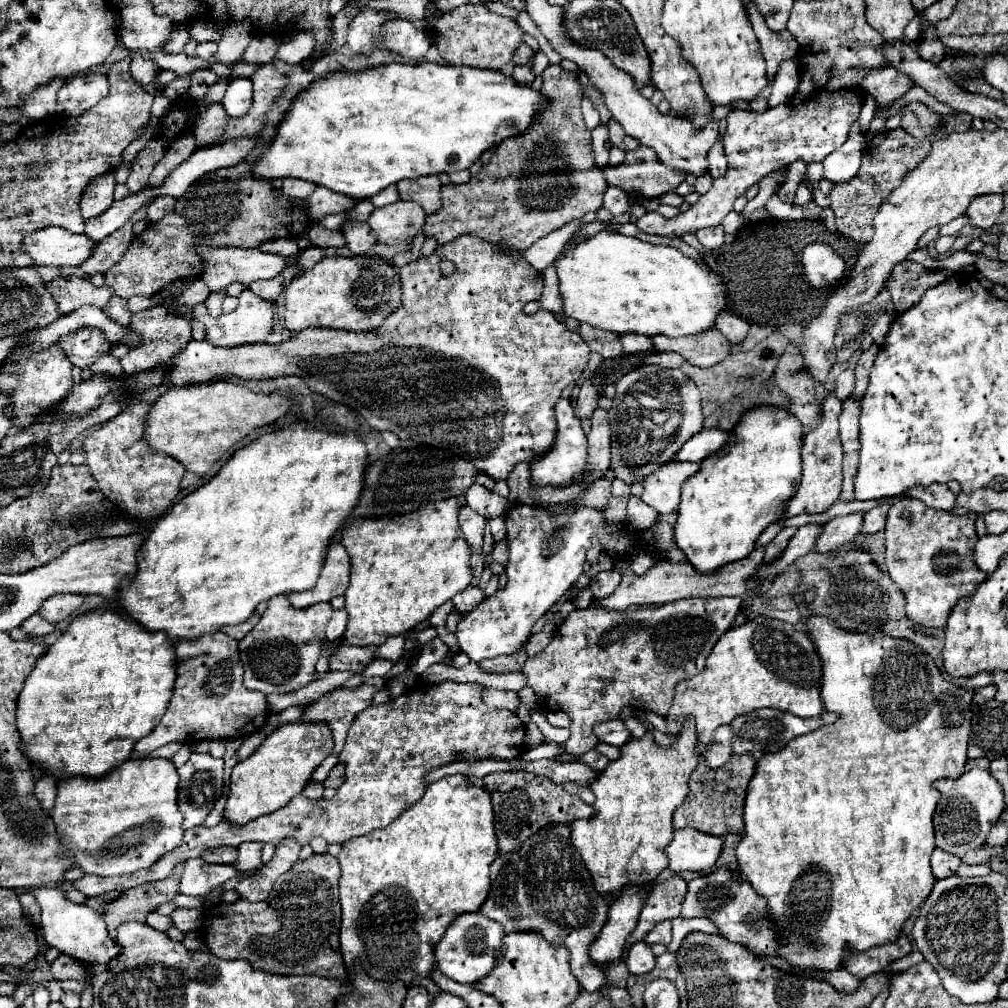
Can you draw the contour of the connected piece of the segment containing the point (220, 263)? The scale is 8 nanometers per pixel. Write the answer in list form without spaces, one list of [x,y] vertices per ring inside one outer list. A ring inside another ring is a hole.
[[[199,247],[197,253],[205,259],[205,271],[201,275],[201,281],[205,281],[211,291],[219,291],[233,281],[249,285],[255,279],[273,279],[273,277],[281,275],[281,271],[287,265],[297,265],[297,261],[291,259],[291,257],[281,257],[281,255],[275,255],[275,253],[263,253],[259,249],[235,249],[235,247],[209,249],[209,247]]]

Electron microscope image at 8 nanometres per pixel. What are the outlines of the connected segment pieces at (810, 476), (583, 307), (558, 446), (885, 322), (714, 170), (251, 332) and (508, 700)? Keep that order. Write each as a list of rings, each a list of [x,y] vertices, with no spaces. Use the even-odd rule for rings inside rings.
[[[829,393],[827,399],[821,403],[821,423],[809,431],[803,439],[803,449],[801,449],[801,461],[803,461],[803,475],[801,475],[801,481],[787,505],[787,511],[783,513],[783,517],[769,525],[759,541],[757,541],[757,547],[765,547],[769,545],[769,541],[783,529],[783,523],[785,519],[789,517],[795,517],[795,515],[801,515],[801,513],[807,513],[807,515],[813,515],[813,513],[825,513],[837,499],[839,499],[839,493],[841,493],[841,483],[843,483],[843,473],[841,473],[841,461],[843,461],[843,449],[841,449],[841,439],[839,439],[839,413],[841,413],[841,401],[835,397],[835,393]]]
[[[603,231],[581,245],[569,247],[567,253],[555,261],[555,267],[559,275],[559,293],[563,297],[563,313],[577,319],[579,323],[589,323],[595,329],[611,331],[615,335],[637,333],[647,337],[681,337],[691,333],[703,333],[715,327],[717,315],[727,305],[725,285],[721,277],[705,263],[697,263],[675,247],[651,245],[619,233]]]
[[[559,397],[559,401],[555,401],[555,415],[557,415],[557,441],[555,441],[553,449],[549,449],[545,455],[537,457],[529,465],[533,485],[567,487],[571,483],[583,481],[583,471],[585,471],[585,465],[587,465],[587,437],[581,429],[579,419],[575,419],[575,415],[573,415],[571,399]]]
[[[883,313],[883,315],[873,323],[869,335],[873,337],[873,343],[875,343],[875,345],[883,345],[885,337],[887,337],[887,331],[889,331],[889,327],[891,327],[891,321],[893,321],[893,315]]]
[[[717,141],[715,147],[711,147],[709,151],[709,161],[711,161],[711,177],[723,177],[723,173],[727,171],[727,157],[723,151],[723,141]]]
[[[245,289],[239,295],[239,307],[233,313],[221,315],[221,317],[209,317],[205,307],[197,305],[193,309],[193,315],[197,319],[205,321],[205,341],[209,341],[217,347],[239,347],[239,345],[265,343],[265,339],[267,339],[267,335],[271,333],[271,327],[273,327],[273,307],[275,307],[275,301],[263,299],[263,297],[255,295],[253,291]]]
[[[485,687],[481,691],[481,699],[489,707],[509,709],[509,711],[515,711],[519,707],[519,703],[521,703],[521,699],[519,699],[519,695],[515,691],[499,691],[499,689],[491,689],[491,687]]]

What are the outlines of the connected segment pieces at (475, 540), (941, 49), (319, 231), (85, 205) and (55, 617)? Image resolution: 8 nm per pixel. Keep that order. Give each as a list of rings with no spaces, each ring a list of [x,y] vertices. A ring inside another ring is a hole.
[[[463,507],[459,511],[459,525],[461,531],[467,539],[467,543],[473,549],[473,581],[471,585],[479,585],[479,577],[483,571],[483,557],[481,557],[481,547],[483,547],[483,529],[485,529],[485,517],[475,513],[471,507]]]
[[[921,19],[921,26],[927,28],[925,31],[925,37],[923,41],[919,41],[919,55],[925,59],[925,61],[935,61],[939,65],[939,61],[947,55],[945,51],[945,45],[939,41],[939,37],[935,35],[935,27],[926,21]]]
[[[311,225],[311,229],[307,229],[307,237],[315,247],[345,247],[343,235],[339,231],[329,231],[319,225]]]
[[[105,173],[101,177],[95,177],[81,197],[81,215],[85,219],[99,217],[113,205],[113,191],[115,191],[115,177],[113,173]]]
[[[71,593],[55,595],[43,603],[39,613],[51,623],[59,623],[65,617],[69,617],[71,613],[75,613],[83,605],[83,601],[85,601],[83,595],[71,595]]]

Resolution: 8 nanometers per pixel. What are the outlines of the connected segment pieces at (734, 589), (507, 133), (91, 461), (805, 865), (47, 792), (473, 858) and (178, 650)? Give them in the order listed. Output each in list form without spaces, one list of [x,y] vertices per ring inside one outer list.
[[[753,549],[749,553],[749,557],[723,565],[713,573],[699,573],[695,571],[689,563],[673,563],[673,561],[659,561],[655,563],[647,575],[635,575],[631,571],[631,567],[627,563],[621,563],[621,571],[623,571],[623,581],[619,585],[619,589],[615,593],[611,593],[611,597],[607,599],[599,599],[595,601],[597,607],[601,609],[627,609],[629,605],[663,605],[669,601],[677,601],[677,599],[687,599],[687,597],[723,597],[723,595],[745,595],[745,591],[749,589],[747,585],[747,577],[751,577],[751,573],[755,571],[755,565],[763,563],[763,555],[765,549]]]
[[[383,65],[361,73],[333,73],[313,83],[291,105],[275,141],[257,159],[257,179],[303,179],[357,201],[371,199],[381,189],[403,179],[439,175],[469,169],[485,151],[507,137],[523,135],[535,117],[549,105],[541,91],[517,83],[513,77],[493,69],[451,65]]]
[[[135,403],[125,407],[117,417],[107,421],[103,427],[91,431],[83,439],[83,453],[87,455],[87,467],[95,477],[99,491],[109,499],[119,513],[145,521],[157,521],[173,505],[177,493],[181,491],[183,465],[165,453],[155,453],[145,441],[145,421],[151,403]]]
[[[809,617],[809,619],[807,619],[807,627],[809,627],[807,633],[809,633],[811,641],[815,643],[817,653],[819,653],[819,657],[821,657],[821,661],[823,661],[823,687],[821,687],[823,705],[825,705],[827,711],[839,713],[841,717],[839,717],[833,725],[827,725],[827,727],[821,727],[821,729],[817,729],[817,731],[813,731],[813,733],[807,733],[807,735],[803,735],[803,737],[797,737],[795,741],[791,741],[791,743],[789,743],[787,747],[783,747],[781,751],[777,751],[777,753],[767,753],[767,755],[763,755],[763,757],[759,759],[759,767],[757,767],[757,771],[755,771],[751,783],[749,783],[747,797],[745,797],[745,835],[743,835],[741,843],[737,845],[737,865],[739,865],[739,877],[741,877],[743,881],[747,881],[759,895],[763,895],[763,897],[767,899],[767,911],[769,911],[771,921],[775,923],[777,937],[779,937],[779,951],[777,951],[777,957],[783,959],[783,963],[787,965],[787,967],[779,967],[779,969],[785,971],[785,973],[801,975],[801,977],[815,977],[815,979],[821,979],[821,977],[817,977],[817,971],[835,971],[835,969],[839,969],[841,963],[843,963],[845,953],[849,953],[849,951],[859,951],[859,953],[861,953],[861,951],[871,949],[873,945],[885,945],[885,943],[895,941],[895,939],[901,935],[903,923],[905,923],[905,921],[911,917],[911,913],[929,897],[929,893],[931,893],[931,889],[933,889],[933,885],[935,885],[935,877],[933,877],[931,867],[929,867],[929,857],[931,857],[931,853],[933,853],[933,849],[935,849],[935,837],[933,837],[933,811],[935,811],[935,805],[937,805],[939,797],[941,797],[941,793],[933,789],[933,783],[935,783],[937,779],[945,779],[945,777],[951,779],[951,777],[963,775],[963,767],[965,767],[965,763],[967,763],[967,739],[969,739],[971,715],[973,715],[973,713],[971,713],[971,697],[973,697],[973,693],[971,693],[971,691],[965,691],[965,689],[959,689],[959,687],[953,685],[953,683],[947,683],[947,681],[941,677],[939,669],[935,667],[933,659],[931,659],[927,653],[923,653],[919,647],[915,647],[911,641],[907,641],[907,639],[891,639],[891,637],[883,637],[881,633],[875,633],[875,637],[861,635],[861,633],[849,633],[849,631],[843,631],[843,629],[839,629],[837,625],[833,625],[833,621],[827,619],[827,617]]]
[[[43,775],[37,785],[35,785],[35,797],[37,801],[43,805],[43,811],[49,813],[53,809],[55,803],[55,795],[57,795],[57,781],[53,777]]]
[[[449,775],[443,777],[435,783],[431,783],[425,791],[425,795],[413,805],[409,807],[401,817],[397,817],[391,825],[387,825],[385,829],[377,829],[371,831],[367,835],[355,837],[347,843],[343,843],[337,859],[341,865],[341,879],[339,879],[339,901],[341,901],[341,909],[343,909],[343,921],[341,921],[341,933],[339,933],[339,943],[341,943],[341,955],[345,965],[349,967],[355,959],[359,959],[361,967],[379,981],[401,981],[407,989],[413,987],[415,977],[429,977],[429,973],[435,969],[435,945],[437,941],[443,937],[443,931],[447,931],[447,927],[451,925],[451,921],[457,915],[463,913],[471,913],[471,911],[479,911],[479,905],[483,905],[483,901],[487,899],[489,893],[489,865],[495,861],[497,857],[497,837],[493,831],[493,809],[491,809],[491,795],[487,795],[487,791],[481,787],[469,787],[463,775]]]
[[[209,633],[195,641],[179,641],[175,645],[177,679],[169,707],[161,723],[143,737],[135,751],[151,753],[171,741],[211,741],[211,739],[237,739],[249,731],[257,731],[267,721],[267,697],[259,691],[249,691],[243,685],[243,665],[239,659],[237,641],[225,633]]]

